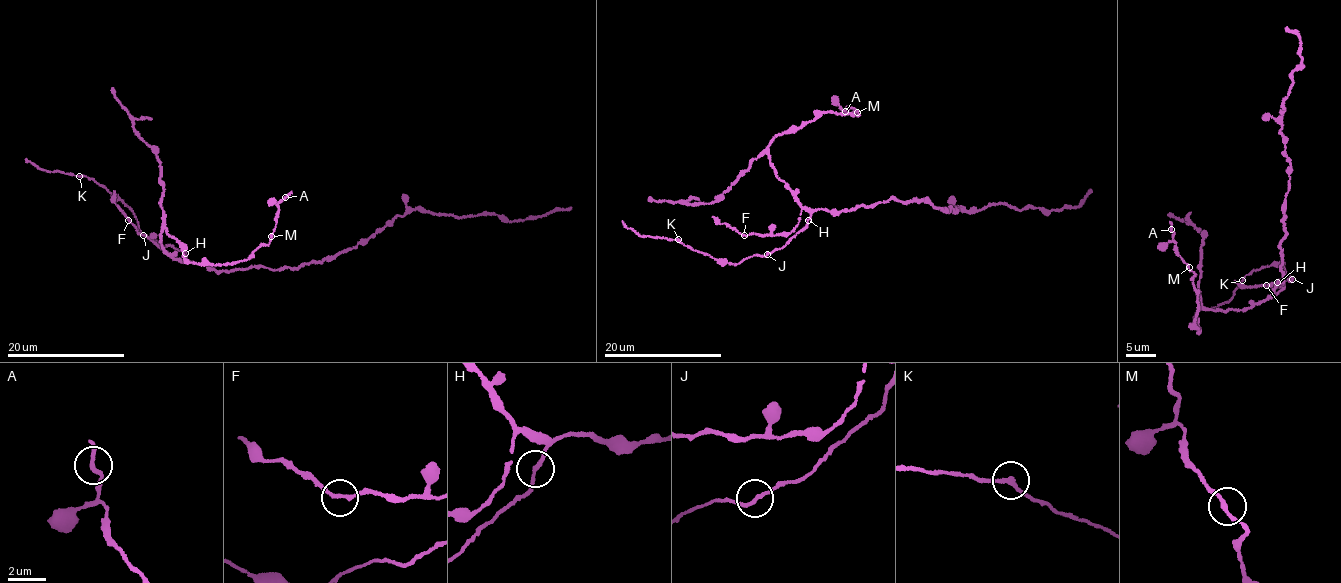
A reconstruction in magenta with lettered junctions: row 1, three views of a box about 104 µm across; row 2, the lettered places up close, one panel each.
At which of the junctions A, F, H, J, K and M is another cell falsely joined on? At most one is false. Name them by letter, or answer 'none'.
none

